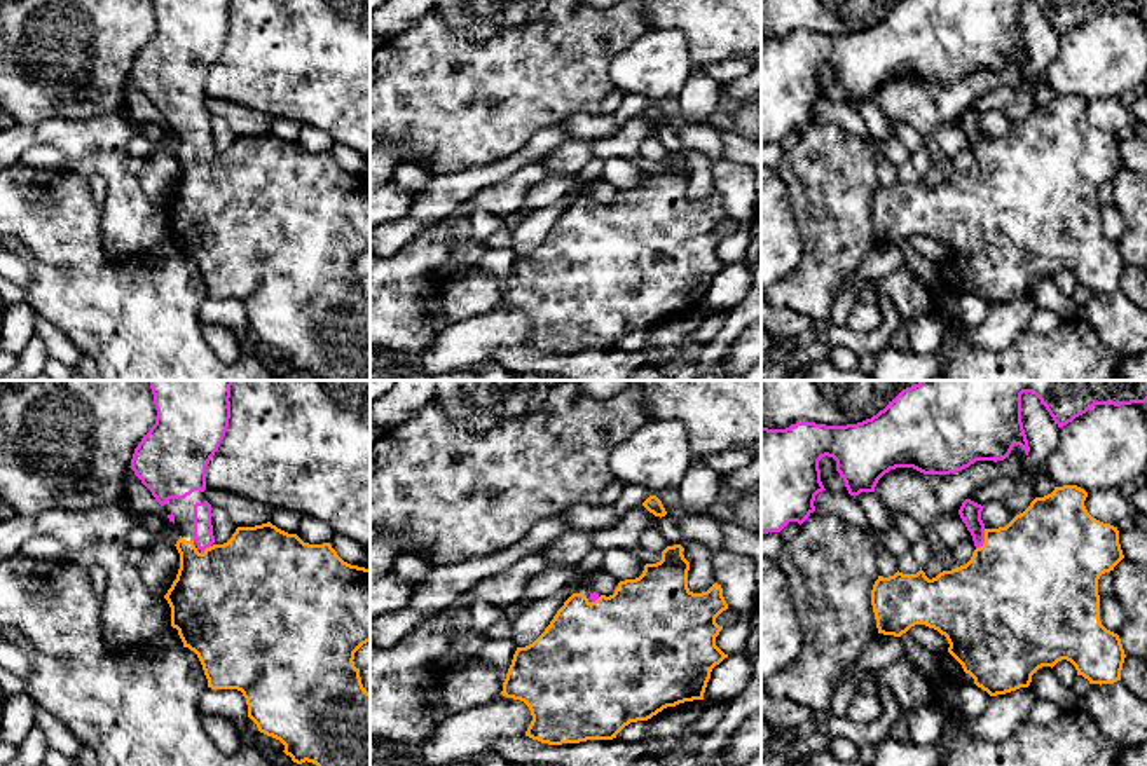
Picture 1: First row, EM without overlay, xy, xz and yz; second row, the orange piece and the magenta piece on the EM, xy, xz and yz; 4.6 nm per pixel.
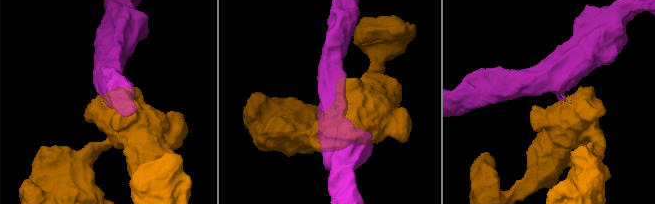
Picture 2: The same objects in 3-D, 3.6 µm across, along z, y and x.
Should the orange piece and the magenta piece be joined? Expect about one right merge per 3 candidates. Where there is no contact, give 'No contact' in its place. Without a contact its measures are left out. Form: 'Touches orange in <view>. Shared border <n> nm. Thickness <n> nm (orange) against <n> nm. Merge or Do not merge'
Touches orange in yz. Shared border 100 nm. Thickness 500 nm (orange) against 100 nm. Merge

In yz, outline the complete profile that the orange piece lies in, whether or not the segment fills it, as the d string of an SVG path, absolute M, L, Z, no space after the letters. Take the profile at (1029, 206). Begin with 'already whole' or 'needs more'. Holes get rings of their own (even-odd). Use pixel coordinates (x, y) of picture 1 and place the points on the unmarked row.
needs more; M1077 94L1054 96L1051 103L1035 106L1023 122L999 138L986 138L981 129L983 115L965 108L958 124L972 145L974 164L965 174L943 180L932 188L922 176L917 183L897 180L889 187L878 185L871 199L878 243L901 246L915 234L938 239L950 253L948 262L990 305L1028 297L1039 277L1053 277L1061 269L1070 270L1077 284L1088 288L1089 293L1121 290L1126 263L1119 244L1100 230L1098 188L1114 180L1124 164L1117 136L1093 127L1084 115L1086 106L1088 101Z

